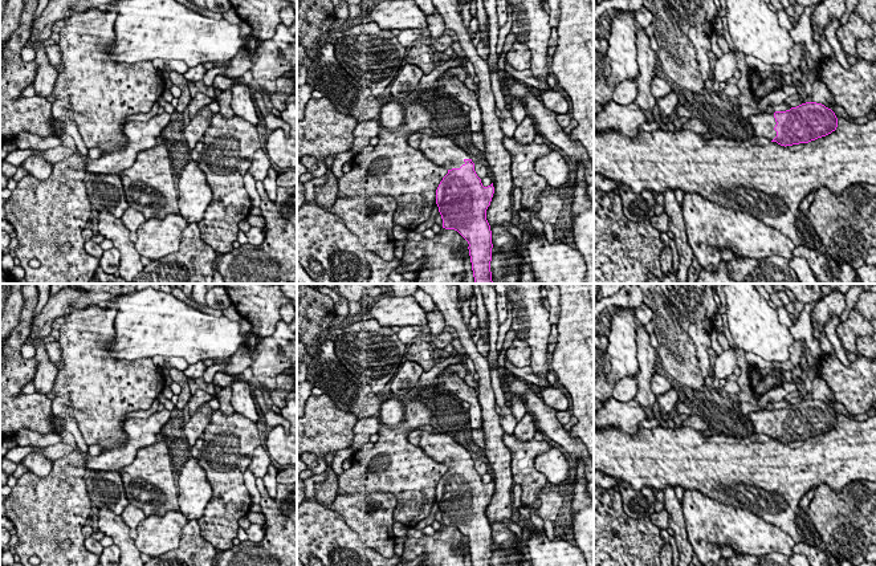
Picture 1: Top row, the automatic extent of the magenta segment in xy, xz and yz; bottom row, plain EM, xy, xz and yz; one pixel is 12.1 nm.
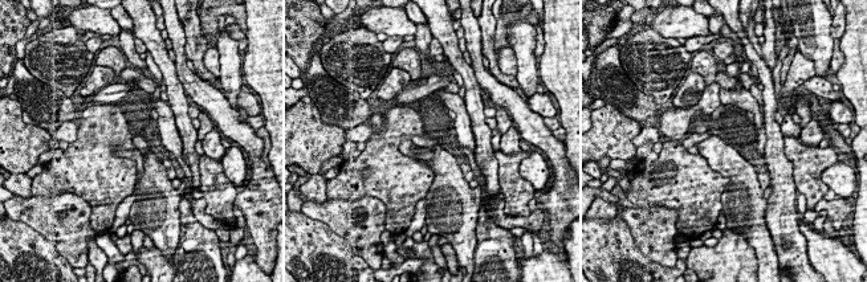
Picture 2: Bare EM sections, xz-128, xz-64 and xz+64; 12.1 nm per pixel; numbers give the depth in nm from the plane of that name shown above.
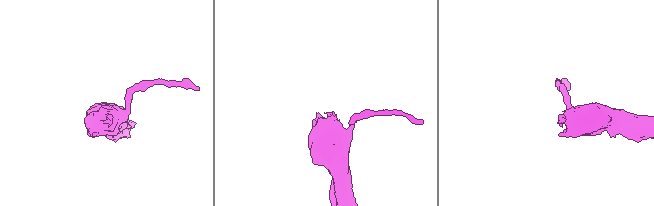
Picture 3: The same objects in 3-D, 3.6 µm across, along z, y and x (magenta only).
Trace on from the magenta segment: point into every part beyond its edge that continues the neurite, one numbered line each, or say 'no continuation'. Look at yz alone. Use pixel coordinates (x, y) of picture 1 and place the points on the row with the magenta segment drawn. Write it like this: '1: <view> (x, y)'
1: yz (762, 123)

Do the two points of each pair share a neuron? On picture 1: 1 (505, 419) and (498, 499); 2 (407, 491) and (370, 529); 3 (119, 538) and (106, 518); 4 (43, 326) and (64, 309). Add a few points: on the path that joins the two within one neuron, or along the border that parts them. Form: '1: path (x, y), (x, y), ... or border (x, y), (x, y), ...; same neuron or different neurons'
1: border (498, 414), (498, 422), (504, 431); different neurons
2: border (366, 493), (390, 492), (396, 500), (395, 521); different neurons
3: path (119, 533), (110, 524); same neuron
4: path (45, 321), (58, 309); same neuron

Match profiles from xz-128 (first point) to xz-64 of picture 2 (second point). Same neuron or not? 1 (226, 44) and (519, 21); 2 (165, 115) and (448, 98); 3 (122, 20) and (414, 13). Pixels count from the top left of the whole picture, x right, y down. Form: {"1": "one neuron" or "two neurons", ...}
{"1": "one neuron", "2": "one neuron", "3": "one neuron"}

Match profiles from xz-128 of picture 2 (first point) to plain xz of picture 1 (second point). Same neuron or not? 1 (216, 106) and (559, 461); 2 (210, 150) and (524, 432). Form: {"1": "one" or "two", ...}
{"1": "two", "2": "one"}

